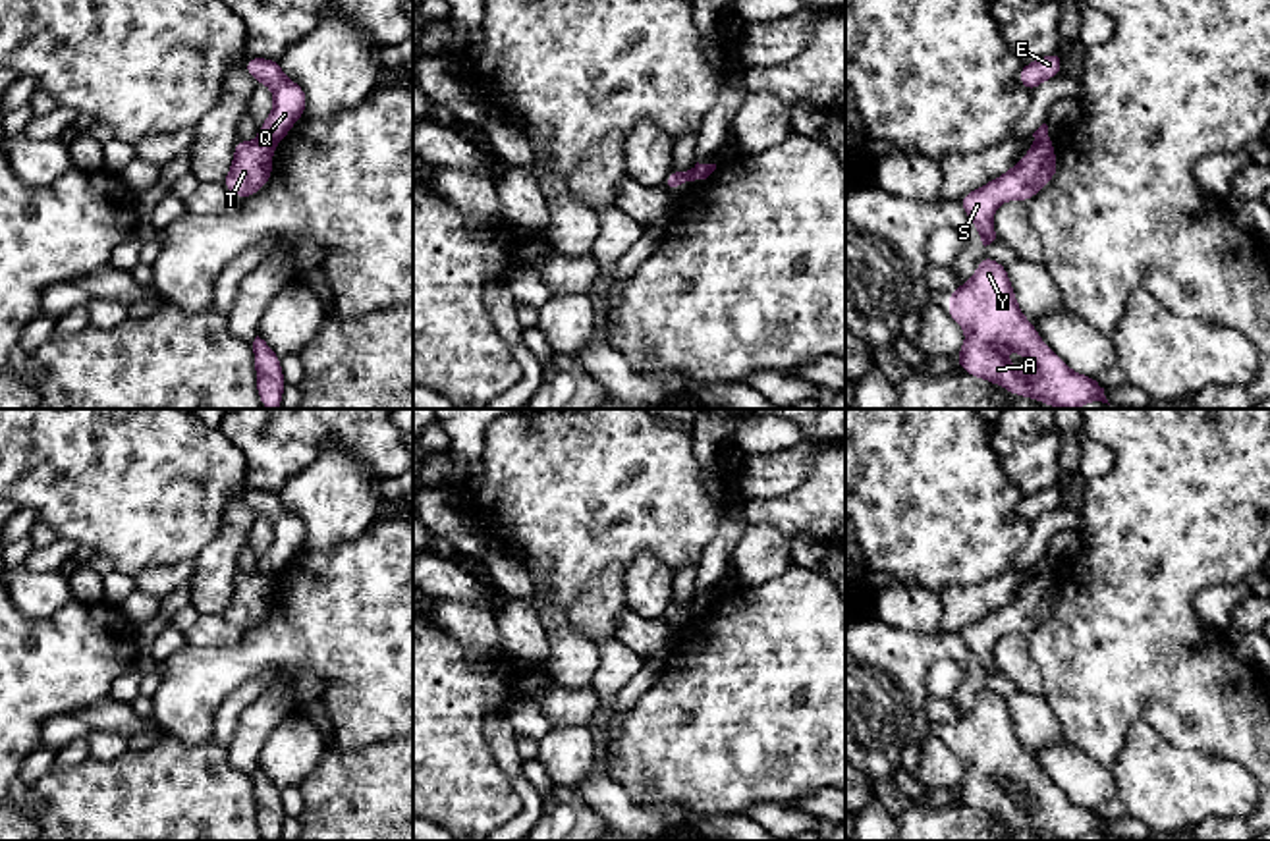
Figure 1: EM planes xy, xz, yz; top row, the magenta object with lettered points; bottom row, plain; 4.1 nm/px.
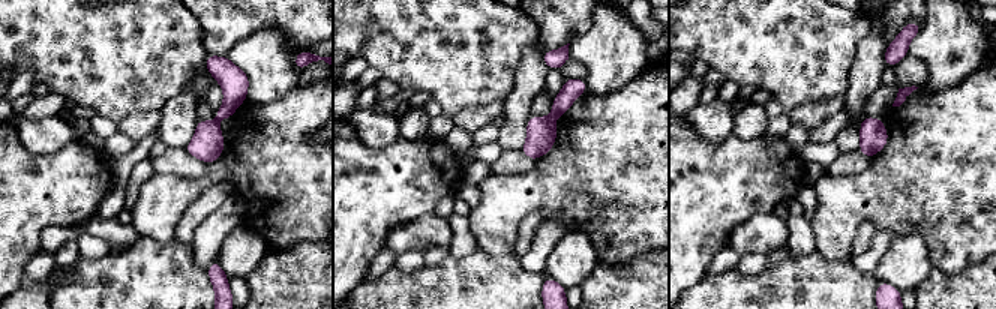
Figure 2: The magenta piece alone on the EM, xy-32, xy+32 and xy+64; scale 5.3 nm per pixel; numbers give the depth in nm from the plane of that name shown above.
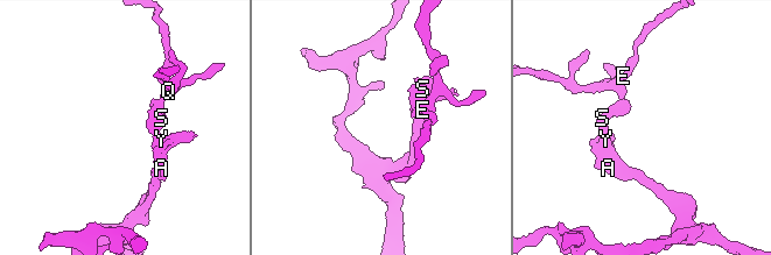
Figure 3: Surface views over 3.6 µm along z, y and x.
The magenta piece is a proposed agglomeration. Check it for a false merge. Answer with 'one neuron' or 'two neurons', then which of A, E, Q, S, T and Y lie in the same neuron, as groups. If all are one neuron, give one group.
two neurons | A S T Y / E Q

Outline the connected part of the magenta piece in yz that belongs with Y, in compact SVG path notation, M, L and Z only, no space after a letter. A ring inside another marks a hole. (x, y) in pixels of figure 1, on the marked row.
M984 255L975 276L946 293L952 305L944 311L967 332L955 355L961 370L1058 409L1108 403L1096 378L1073 372L1023 316L1004 264ZM1002 345L1031 363L1035 374L1029 380L1000 351Z

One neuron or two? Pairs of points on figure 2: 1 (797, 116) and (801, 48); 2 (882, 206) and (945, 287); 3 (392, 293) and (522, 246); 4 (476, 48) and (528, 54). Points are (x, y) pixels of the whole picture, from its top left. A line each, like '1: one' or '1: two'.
1: two
2: two
3: two
4: two

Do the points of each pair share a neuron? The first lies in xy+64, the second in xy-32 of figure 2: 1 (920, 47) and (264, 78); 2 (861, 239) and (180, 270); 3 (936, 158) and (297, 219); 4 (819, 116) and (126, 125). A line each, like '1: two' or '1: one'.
1: one
2: two
3: one
4: one

